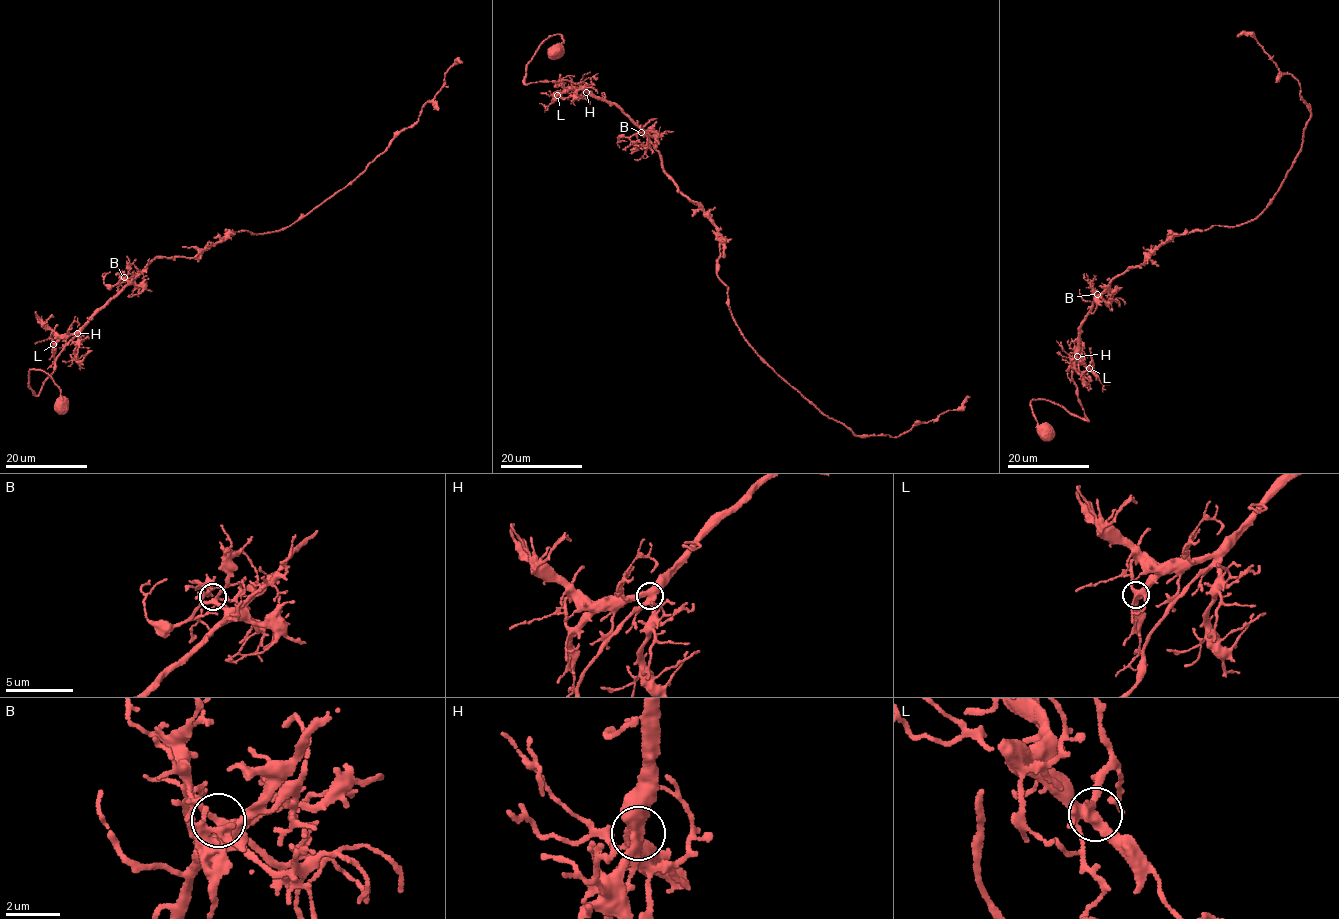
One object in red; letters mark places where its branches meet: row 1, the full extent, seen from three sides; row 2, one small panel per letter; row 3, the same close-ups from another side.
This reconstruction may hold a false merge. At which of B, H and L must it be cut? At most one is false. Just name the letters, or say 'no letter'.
no letter

